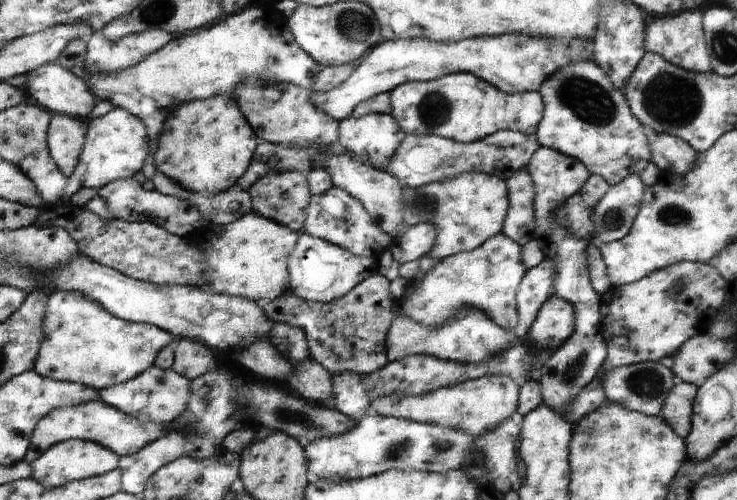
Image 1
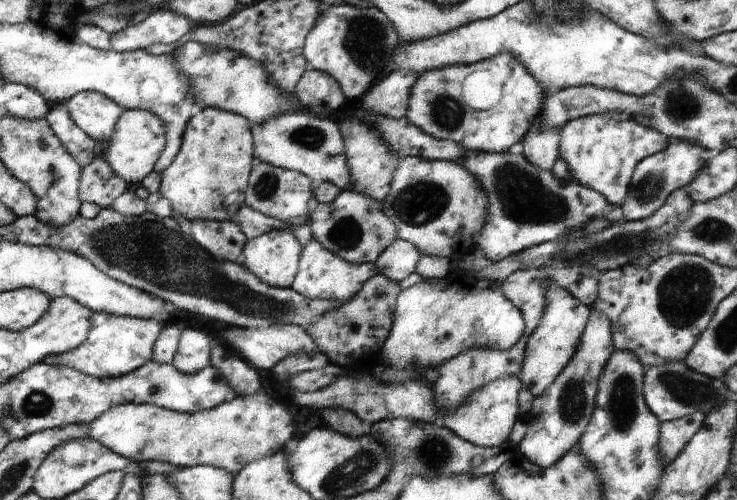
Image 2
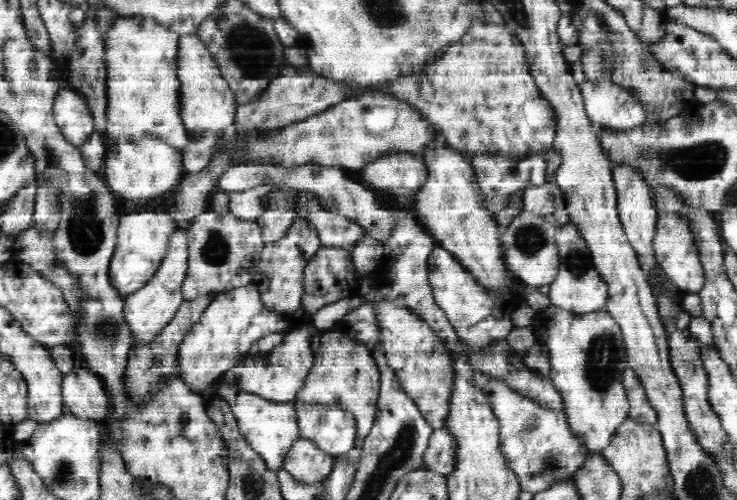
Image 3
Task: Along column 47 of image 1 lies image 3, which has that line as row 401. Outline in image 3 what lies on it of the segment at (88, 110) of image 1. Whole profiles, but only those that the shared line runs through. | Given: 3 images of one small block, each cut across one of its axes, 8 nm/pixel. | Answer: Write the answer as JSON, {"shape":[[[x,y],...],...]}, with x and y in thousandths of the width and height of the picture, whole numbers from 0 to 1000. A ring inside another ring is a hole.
{"shape":[[[103,724],[85,748],[83,786],[100,832],[144,842],[148,796],[137,756],[122,738]]]}

